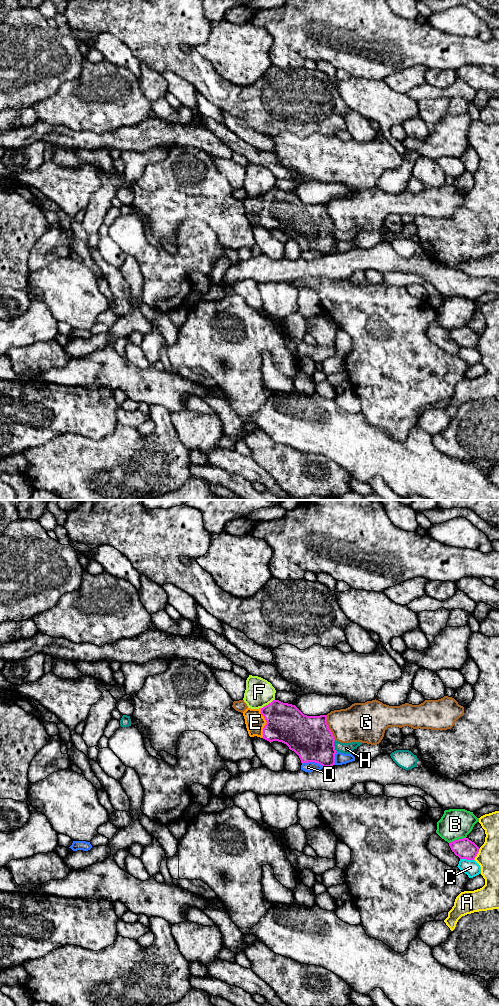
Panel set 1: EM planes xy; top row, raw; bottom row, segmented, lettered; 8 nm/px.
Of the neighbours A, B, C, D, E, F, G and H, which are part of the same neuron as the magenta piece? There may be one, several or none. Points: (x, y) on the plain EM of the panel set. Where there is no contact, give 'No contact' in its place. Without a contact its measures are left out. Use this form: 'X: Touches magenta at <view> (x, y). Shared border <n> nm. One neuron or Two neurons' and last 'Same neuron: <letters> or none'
A: Touches magenta at xy (477, 341). Shared border 110 nm. Two neurons
B: Touches magenta at xy (458, 327). Shared border 140 nm. Two neurons
C: Touches magenta at xy (467, 347). Shared border 110 nm. Two neurons
D: Touches magenta at xy (313, 249). Shared border 180 nm. Two neurons
E: Touches magenta at xy (266, 211). Shared border 240 nm. One neuron
F: Touches magenta at xy (268, 192). Shared border 130 nm. Two neurons
G: Touches magenta at xy (328, 215). Shared border 220 nm. Two neurons
H: Touches magenta at xy (334, 234). Shared border 100 nm. Two neurons
Same neuron: E

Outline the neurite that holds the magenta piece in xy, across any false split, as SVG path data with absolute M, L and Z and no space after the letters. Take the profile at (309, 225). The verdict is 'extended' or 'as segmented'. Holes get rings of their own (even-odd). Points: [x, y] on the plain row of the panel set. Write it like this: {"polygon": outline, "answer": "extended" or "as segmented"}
{"polygon": "M273 188L259 197L247 196L243 200L246 216L250 225L260 225L270 231L278 229L286 232L300 246L301 251L315 250L324 255L335 252L334 224L327 212L327 204L304 203L295 193Z", "answer": "extended"}

